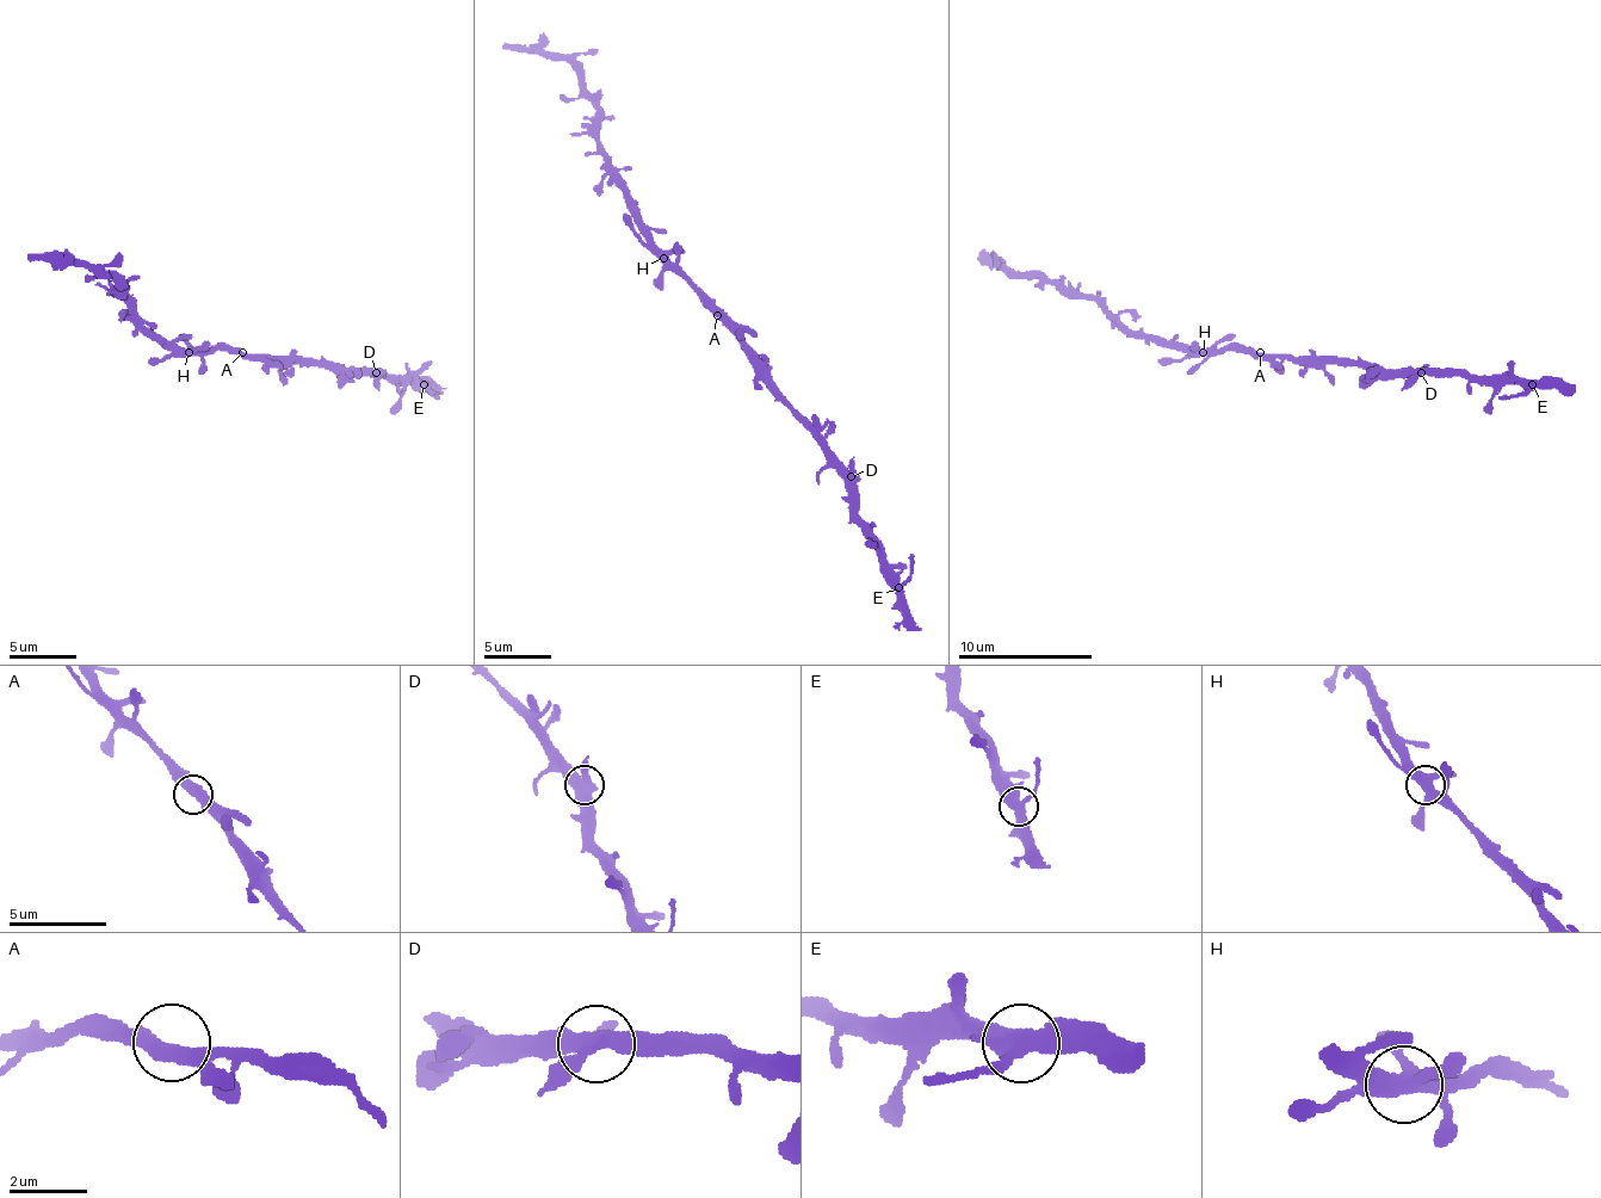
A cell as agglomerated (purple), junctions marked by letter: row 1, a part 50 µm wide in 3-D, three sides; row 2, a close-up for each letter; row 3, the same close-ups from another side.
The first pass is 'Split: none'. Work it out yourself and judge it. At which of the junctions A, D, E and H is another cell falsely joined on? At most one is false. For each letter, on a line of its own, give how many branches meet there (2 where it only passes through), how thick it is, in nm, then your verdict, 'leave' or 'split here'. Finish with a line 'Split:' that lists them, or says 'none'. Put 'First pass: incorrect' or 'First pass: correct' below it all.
A: 2 | 400 nm | leave
D: 3 | 440 nm | leave
E: 4 | 440 nm | leave
H: 4 | 440 nm | leave
Split: none
First pass: correct

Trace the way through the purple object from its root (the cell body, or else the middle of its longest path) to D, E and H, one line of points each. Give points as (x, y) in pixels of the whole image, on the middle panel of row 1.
D: (717, 309), (717, 315), (740, 343), (740, 349), (756, 376), (821, 439), (824, 450), (851, 476)
E: (717, 309), (756, 376), (821, 439), (851, 496), (851, 520), (878, 547), (881, 570), (897, 587)
H: (717, 309), (663, 258)

